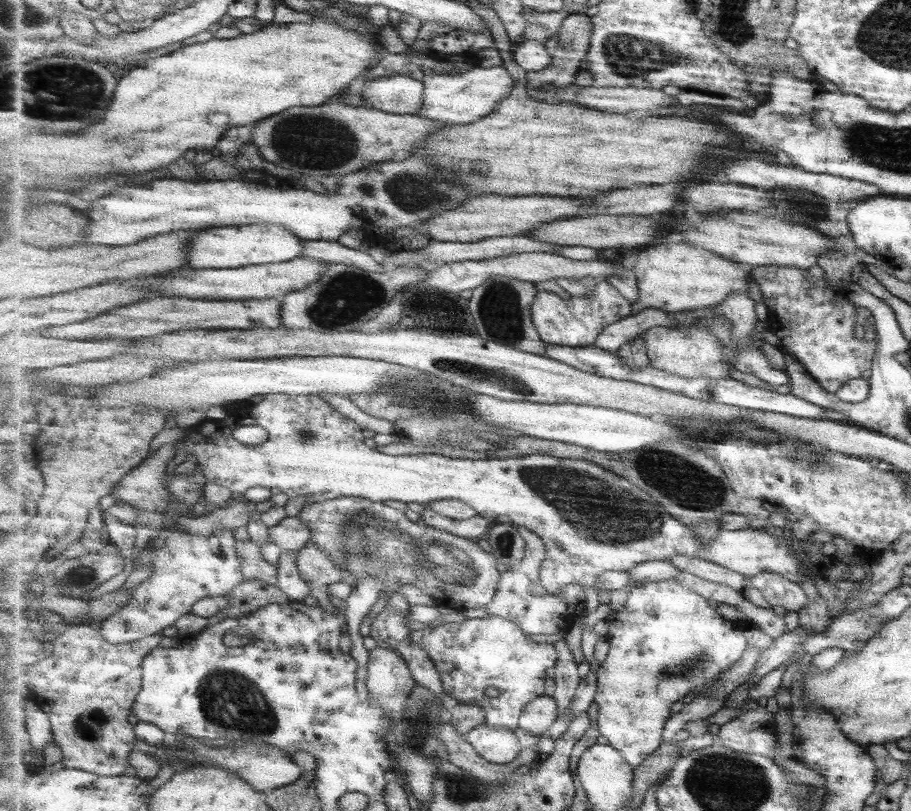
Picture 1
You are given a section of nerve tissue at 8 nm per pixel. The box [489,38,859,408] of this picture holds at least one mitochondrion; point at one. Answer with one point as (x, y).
(800, 207)

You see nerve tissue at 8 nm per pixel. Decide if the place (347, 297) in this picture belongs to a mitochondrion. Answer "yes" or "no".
yes

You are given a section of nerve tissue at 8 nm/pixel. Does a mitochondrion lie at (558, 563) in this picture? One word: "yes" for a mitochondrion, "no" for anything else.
no

